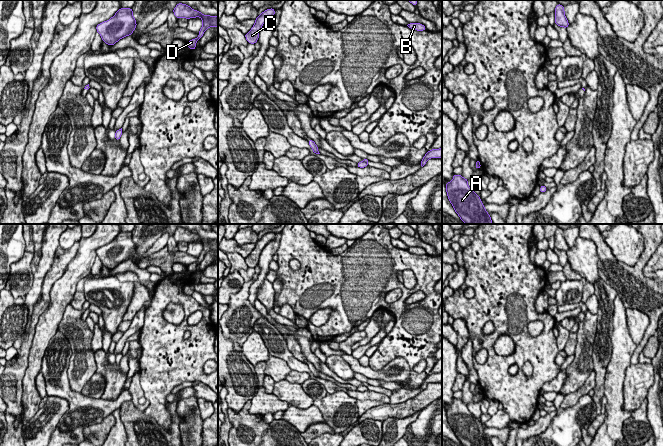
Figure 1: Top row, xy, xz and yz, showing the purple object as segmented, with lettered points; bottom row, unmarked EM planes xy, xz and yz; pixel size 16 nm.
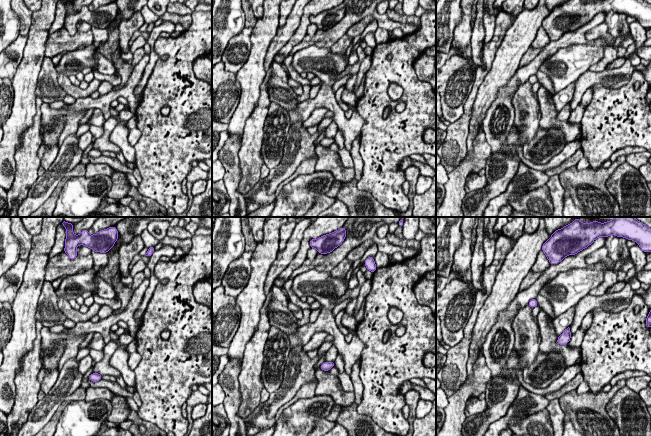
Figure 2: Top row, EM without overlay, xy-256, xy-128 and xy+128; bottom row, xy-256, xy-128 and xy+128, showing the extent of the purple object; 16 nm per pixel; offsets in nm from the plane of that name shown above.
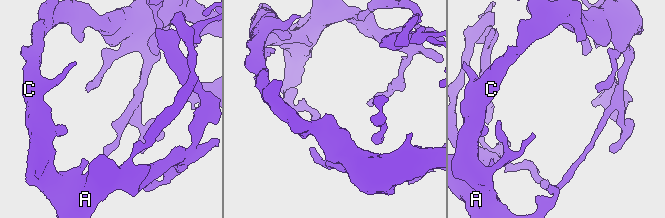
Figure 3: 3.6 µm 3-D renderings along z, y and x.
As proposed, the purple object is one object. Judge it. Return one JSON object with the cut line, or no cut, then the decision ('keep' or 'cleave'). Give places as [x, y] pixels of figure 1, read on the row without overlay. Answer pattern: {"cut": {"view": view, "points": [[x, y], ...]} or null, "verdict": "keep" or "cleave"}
{"cut": null, "verdict": "keep"}

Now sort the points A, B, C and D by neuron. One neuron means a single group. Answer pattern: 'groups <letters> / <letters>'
groups A B C D

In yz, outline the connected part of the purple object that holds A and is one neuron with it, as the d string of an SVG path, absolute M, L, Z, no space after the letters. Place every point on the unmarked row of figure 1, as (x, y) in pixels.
M454 398L445 410L448 423L463 446L492 446L481 422L469 411L468 403Z

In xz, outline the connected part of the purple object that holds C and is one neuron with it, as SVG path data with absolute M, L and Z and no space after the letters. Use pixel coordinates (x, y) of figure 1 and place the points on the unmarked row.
M270 232L262 236L255 244L255 248L251 254L245 258L248 267L255 268L258 265L259 257L263 248L272 240L275 239L275 233Z

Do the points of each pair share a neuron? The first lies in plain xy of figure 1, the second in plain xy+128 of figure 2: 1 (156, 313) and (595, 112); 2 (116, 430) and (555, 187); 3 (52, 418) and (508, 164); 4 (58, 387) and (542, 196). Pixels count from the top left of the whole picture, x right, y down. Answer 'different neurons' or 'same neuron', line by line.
1: same neuron
2: same neuron
3: same neuron
4: different neurons

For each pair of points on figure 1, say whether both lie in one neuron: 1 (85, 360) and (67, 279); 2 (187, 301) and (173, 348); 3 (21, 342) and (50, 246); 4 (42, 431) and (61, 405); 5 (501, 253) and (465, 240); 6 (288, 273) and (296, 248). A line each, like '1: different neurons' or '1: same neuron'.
1: different neurons
2: same neuron
3: different neurons
4: same neuron
5: different neurons
6: same neuron

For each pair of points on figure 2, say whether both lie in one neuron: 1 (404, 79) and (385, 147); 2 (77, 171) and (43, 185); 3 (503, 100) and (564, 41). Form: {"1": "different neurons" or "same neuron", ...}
{"1": "same neuron", "2": "different neurons", "3": "same neuron"}

